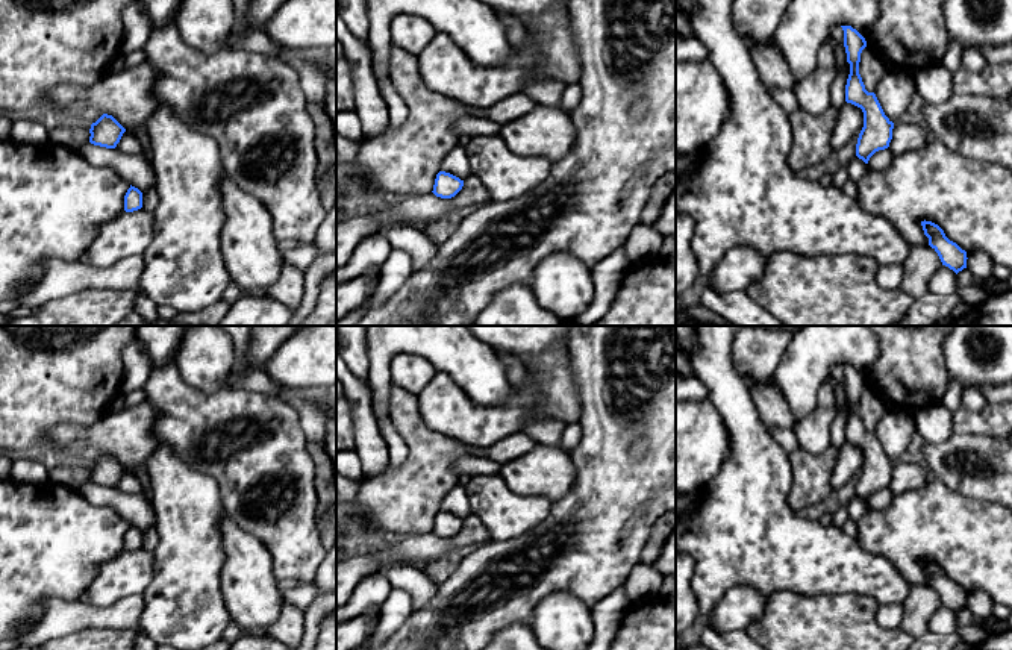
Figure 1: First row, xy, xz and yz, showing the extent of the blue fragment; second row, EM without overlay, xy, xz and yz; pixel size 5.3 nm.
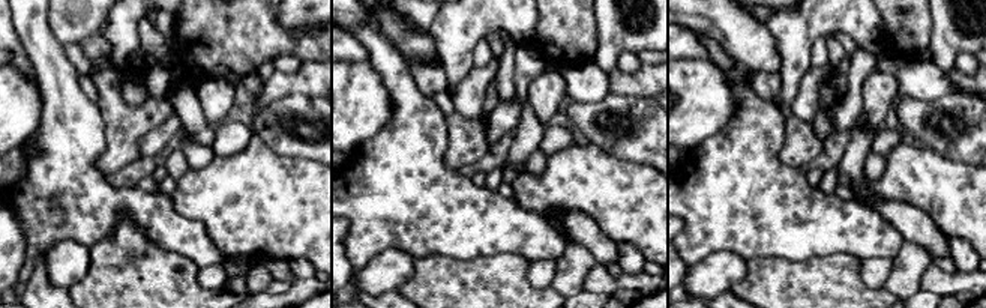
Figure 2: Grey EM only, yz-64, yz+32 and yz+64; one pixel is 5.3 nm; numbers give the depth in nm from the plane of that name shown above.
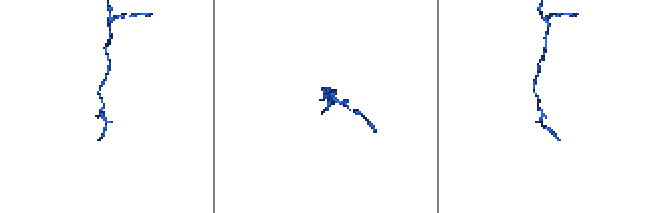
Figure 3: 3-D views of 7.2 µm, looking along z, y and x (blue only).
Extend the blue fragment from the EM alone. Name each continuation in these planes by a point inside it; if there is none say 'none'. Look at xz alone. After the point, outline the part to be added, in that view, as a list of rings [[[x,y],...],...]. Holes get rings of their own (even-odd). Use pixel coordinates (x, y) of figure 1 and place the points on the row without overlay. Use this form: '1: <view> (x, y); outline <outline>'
none

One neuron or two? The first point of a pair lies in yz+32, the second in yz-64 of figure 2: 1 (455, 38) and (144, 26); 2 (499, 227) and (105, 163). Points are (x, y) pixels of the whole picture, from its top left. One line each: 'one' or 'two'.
1: two
2: two

